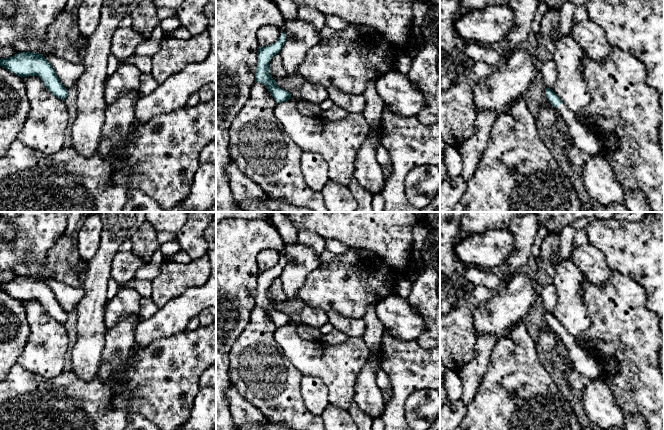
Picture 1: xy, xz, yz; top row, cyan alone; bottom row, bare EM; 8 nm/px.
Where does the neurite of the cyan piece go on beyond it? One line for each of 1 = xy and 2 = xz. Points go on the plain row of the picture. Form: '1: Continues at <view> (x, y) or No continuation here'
1: No continuation here
2: No continuation here

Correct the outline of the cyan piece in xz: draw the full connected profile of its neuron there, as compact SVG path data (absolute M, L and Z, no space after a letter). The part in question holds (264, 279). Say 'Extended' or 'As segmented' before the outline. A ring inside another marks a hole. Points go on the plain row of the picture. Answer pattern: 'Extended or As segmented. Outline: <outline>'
As segmented. Outline: M282 256L275 267L266 271L259 271L257 276L255 306L264 308L277 328L288 325L291 322L291 318L278 311L275 308L275 304L269 298L269 287L271 283L280 276L285 265L286 260Z

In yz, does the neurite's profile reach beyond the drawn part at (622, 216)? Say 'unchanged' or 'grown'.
unchanged

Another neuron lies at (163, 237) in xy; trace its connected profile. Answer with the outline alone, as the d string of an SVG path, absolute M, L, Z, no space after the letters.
M158 232L157 239L158 239L158 242L162 245L166 242L176 240L176 234L167 233L167 232Z

